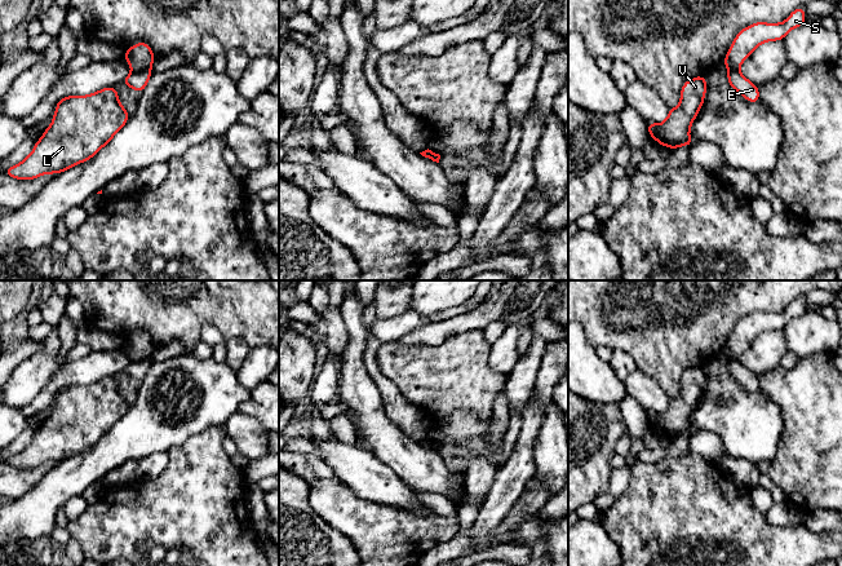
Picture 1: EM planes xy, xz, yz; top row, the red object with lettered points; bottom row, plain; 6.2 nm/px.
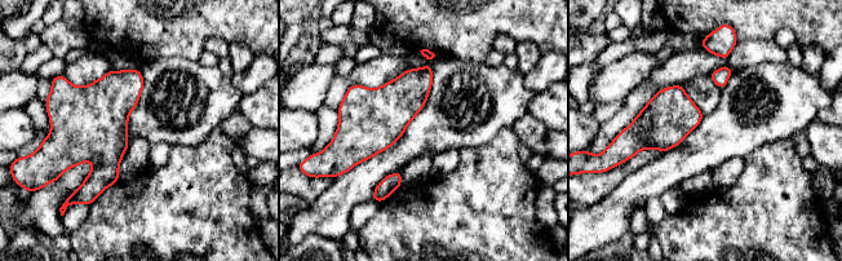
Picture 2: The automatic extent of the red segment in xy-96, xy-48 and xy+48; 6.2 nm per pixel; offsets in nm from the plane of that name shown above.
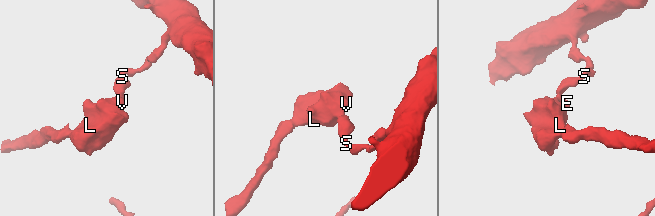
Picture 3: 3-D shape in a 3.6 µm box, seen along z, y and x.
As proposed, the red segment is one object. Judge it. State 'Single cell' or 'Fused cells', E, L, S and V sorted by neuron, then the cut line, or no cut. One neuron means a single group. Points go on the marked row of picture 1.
Fused cells. Groups: E L V / S. Split along xy (150, 67), (142, 71), (133, 71)

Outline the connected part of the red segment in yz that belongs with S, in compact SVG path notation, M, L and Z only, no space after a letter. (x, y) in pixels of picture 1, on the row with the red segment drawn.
M799 6L783 23L755 22L743 28L731 44L723 61L728 70L737 70L739 66L762 43L784 40L785 35L806 22L805 6Z

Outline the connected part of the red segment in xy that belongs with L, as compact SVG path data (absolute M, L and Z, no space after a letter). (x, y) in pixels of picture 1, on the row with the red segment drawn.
M115 87L89 96L58 101L52 125L18 165L4 171L15 180L34 180L93 158L125 125L129 114L120 105Z

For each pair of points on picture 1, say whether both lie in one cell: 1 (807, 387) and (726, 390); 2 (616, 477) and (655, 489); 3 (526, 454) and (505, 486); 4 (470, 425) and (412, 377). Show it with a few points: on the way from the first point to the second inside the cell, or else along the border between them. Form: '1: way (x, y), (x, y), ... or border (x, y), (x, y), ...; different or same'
1: border (759, 390), (772, 399), (781, 411); different
2: border (630, 468), (626, 489), (616, 499); different
3: way (522, 461), (512, 478); same
4: border (483, 419), (453, 410), (433, 423); different

